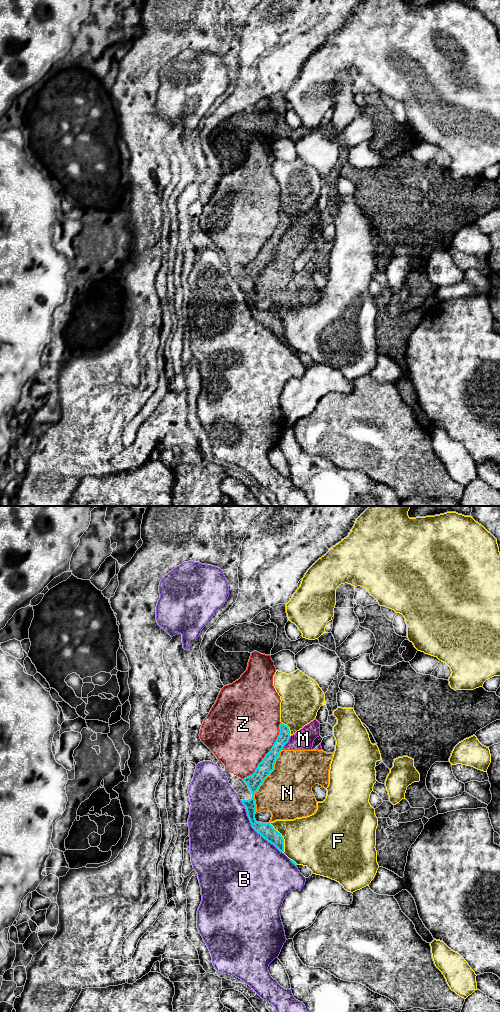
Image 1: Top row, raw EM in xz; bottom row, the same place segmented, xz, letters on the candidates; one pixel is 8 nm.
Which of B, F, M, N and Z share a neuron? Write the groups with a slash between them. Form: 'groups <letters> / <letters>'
groups B / F / M N / Z

